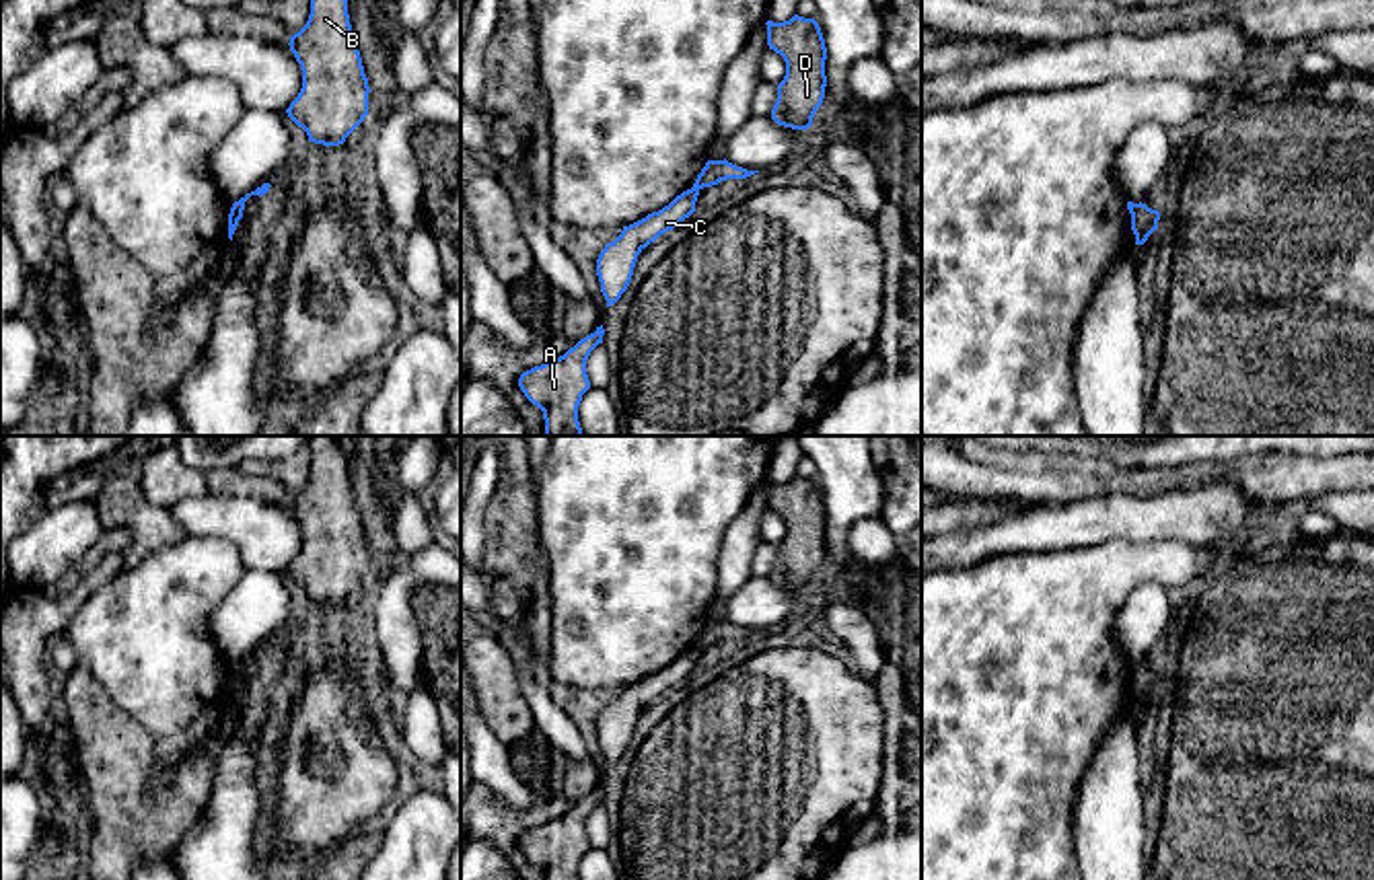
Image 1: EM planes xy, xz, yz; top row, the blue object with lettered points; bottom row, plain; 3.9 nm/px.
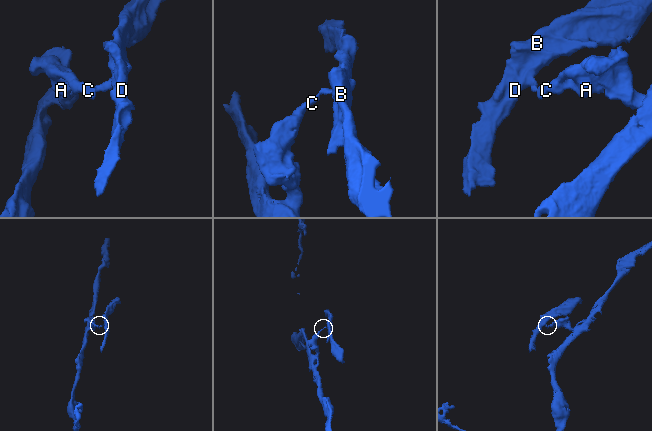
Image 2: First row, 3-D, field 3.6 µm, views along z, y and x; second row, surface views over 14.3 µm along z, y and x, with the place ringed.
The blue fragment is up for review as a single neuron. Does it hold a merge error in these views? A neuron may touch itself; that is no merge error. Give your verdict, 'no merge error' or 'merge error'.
merge error

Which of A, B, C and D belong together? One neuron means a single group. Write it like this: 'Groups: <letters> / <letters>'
Groups: A C / B D

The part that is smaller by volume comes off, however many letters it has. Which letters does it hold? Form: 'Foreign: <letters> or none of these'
Foreign: B, D

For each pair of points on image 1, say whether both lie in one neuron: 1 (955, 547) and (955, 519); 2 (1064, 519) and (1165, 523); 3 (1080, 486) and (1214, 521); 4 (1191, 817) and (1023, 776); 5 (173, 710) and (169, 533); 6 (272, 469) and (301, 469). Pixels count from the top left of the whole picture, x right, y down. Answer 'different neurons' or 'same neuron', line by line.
1: different neurons
2: same neuron
3: different neurons
4: different neurons
5: different neurons
6: same neuron

